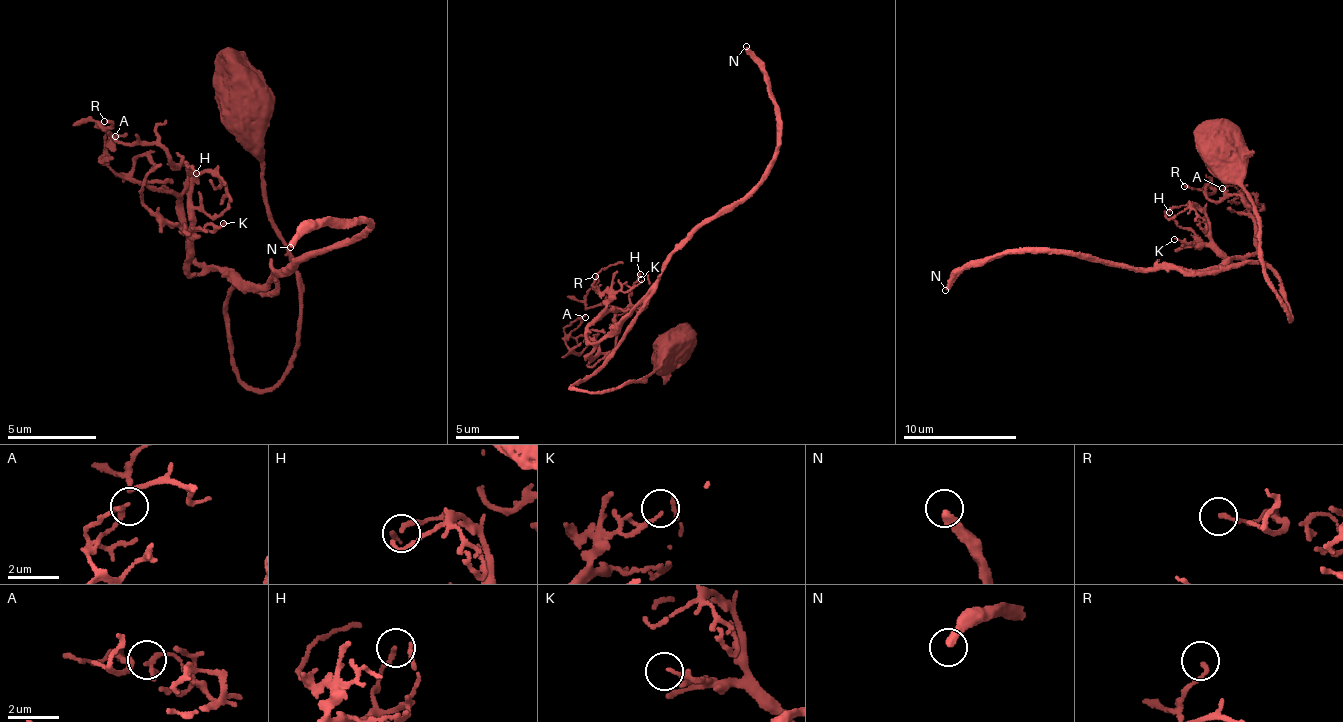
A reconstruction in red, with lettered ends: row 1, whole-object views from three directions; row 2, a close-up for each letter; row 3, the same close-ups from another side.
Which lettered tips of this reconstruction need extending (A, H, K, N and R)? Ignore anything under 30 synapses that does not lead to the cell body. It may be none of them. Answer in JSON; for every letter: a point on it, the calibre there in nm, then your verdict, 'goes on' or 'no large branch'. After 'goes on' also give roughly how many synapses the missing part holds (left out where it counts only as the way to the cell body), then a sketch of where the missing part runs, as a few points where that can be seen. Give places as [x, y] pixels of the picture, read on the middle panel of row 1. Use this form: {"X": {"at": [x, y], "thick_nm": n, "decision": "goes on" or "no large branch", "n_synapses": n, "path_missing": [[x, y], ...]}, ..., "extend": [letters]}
{"A": {"at": [585, 317], "thick_nm": 170, "decision": "no large branch"}, "H": {"at": [640, 274], "thick_nm": 170, "decision": "no large branch"}, "K": {"at": [641, 279], "thick_nm": 90, "decision": "no large branch"}, "N": {"at": [746, 46], "thick_nm": 320, "decision": "goes on", "n_synapses": 850}, "R": {"at": [595, 276], "thick_nm": 160, "decision": "no large branch"}, "extend": ["N"]}

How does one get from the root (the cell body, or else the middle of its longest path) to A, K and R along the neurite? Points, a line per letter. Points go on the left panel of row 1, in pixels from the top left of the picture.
A: (247, 93), (301, 284), (270, 388), (226, 304), (262, 295), (202, 270), (115, 136)
K: (247, 93), (301, 284), (270, 388), (236, 375), (226, 304), (243, 282), (262, 295), (186, 265), (223, 223)
R: (247, 93), (301, 284), (270, 388), (236, 375), (226, 304), (262, 295), (191, 256), (186, 161), (104, 121)

